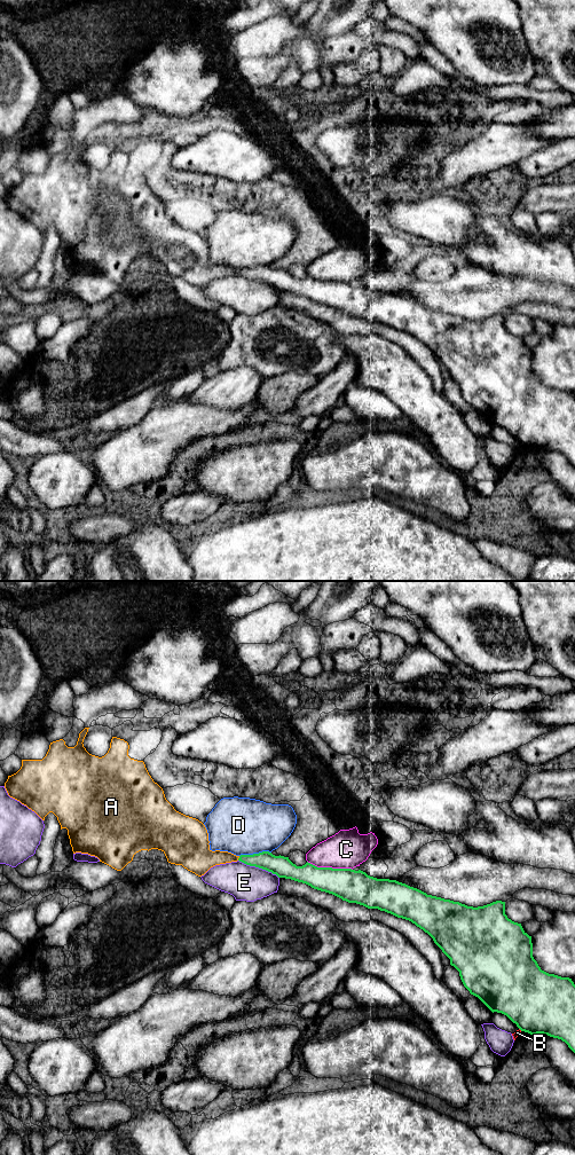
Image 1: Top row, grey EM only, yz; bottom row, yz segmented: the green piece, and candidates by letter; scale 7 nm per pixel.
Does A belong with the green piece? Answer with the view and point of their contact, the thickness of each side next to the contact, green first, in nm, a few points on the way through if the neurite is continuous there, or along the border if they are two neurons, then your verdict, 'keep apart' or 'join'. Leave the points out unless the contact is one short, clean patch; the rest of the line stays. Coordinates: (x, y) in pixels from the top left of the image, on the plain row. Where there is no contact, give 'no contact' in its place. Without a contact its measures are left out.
meets green in yz at (238, 272); 130 nm thick on the green side, 160 nm on the other; runs through yz (266, 274), (238, 272), (203, 272); join

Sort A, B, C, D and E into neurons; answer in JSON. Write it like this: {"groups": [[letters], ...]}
{"groups": [["A"], ["B"], ["C"], ["D"], ["E"]]}

